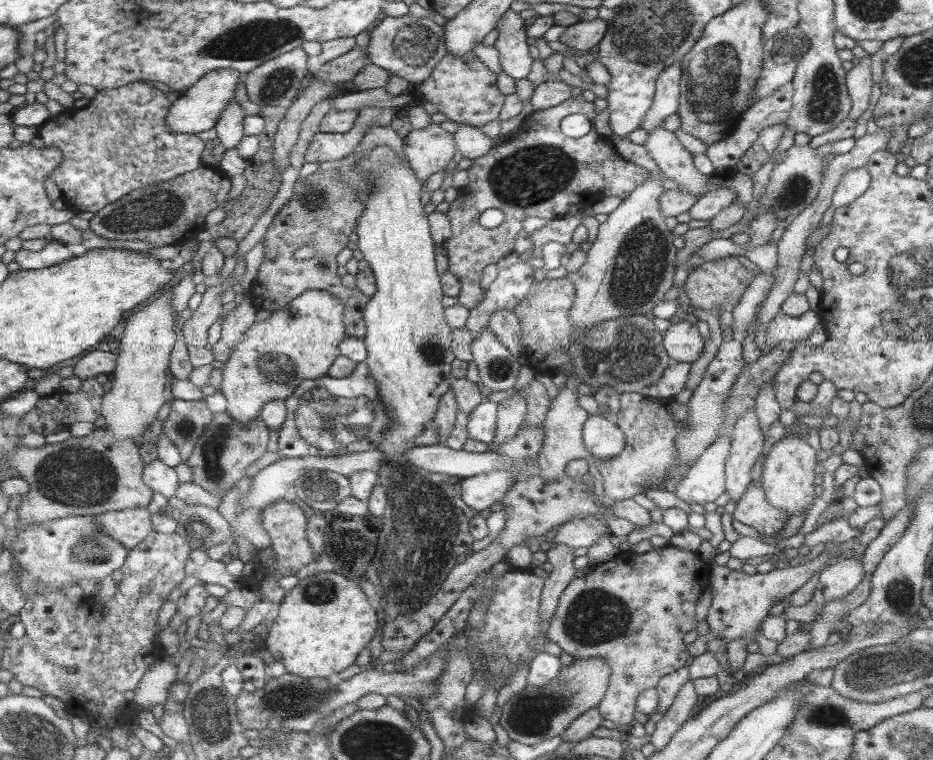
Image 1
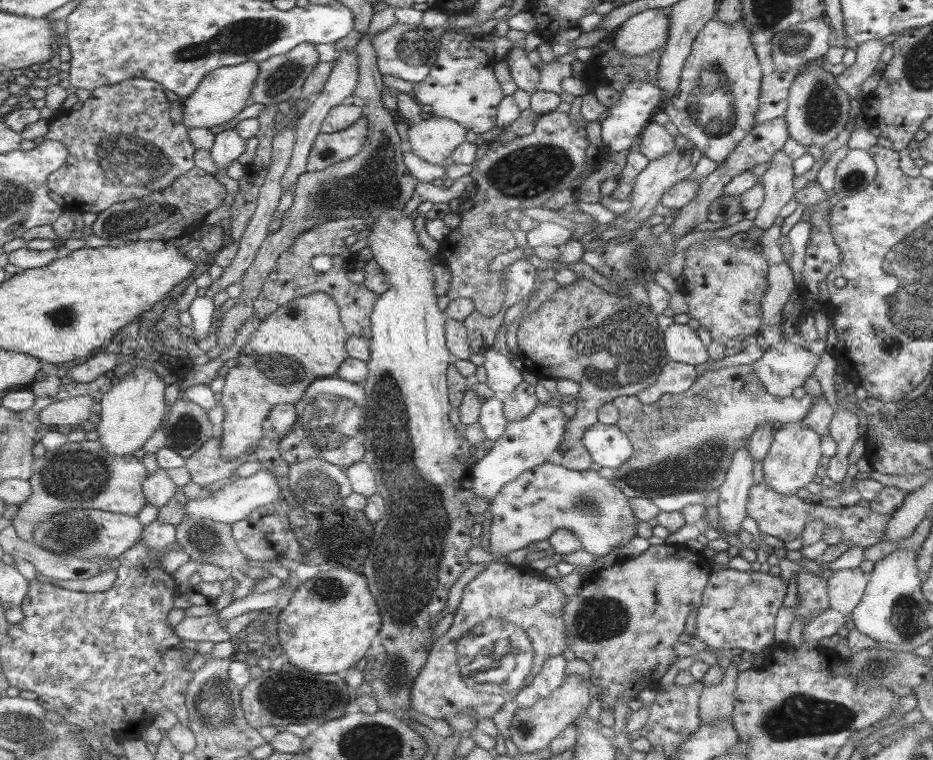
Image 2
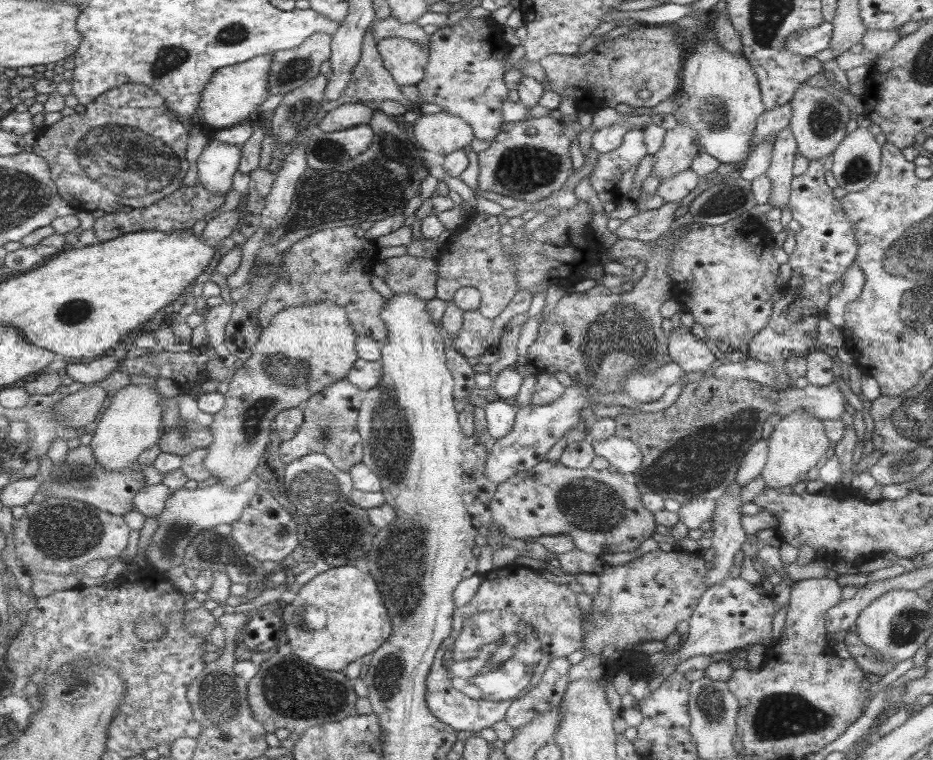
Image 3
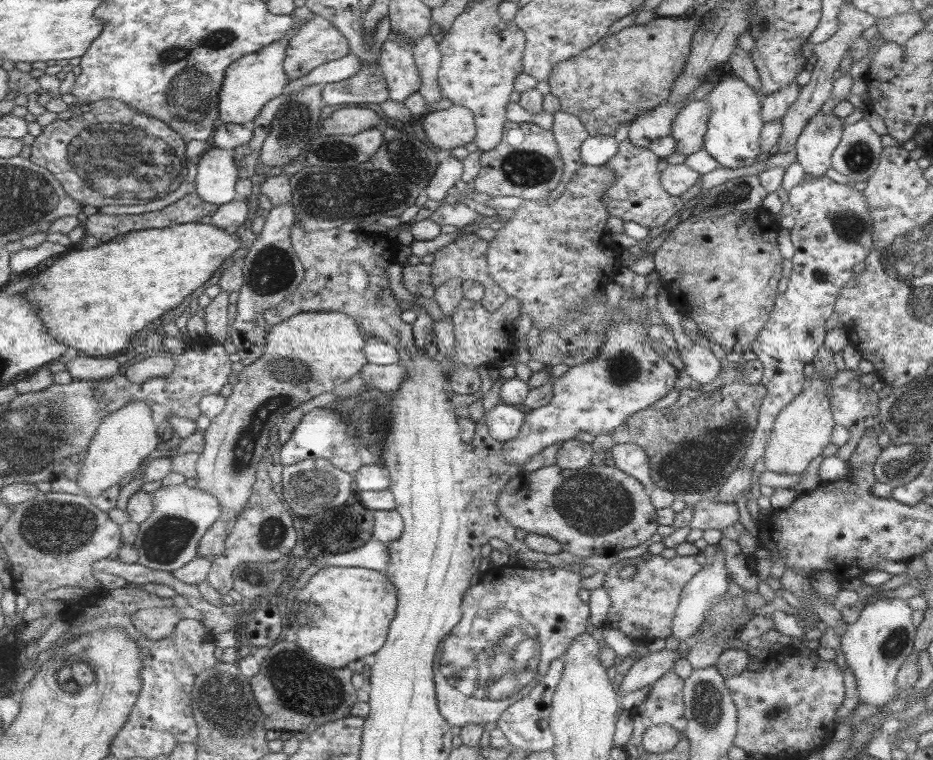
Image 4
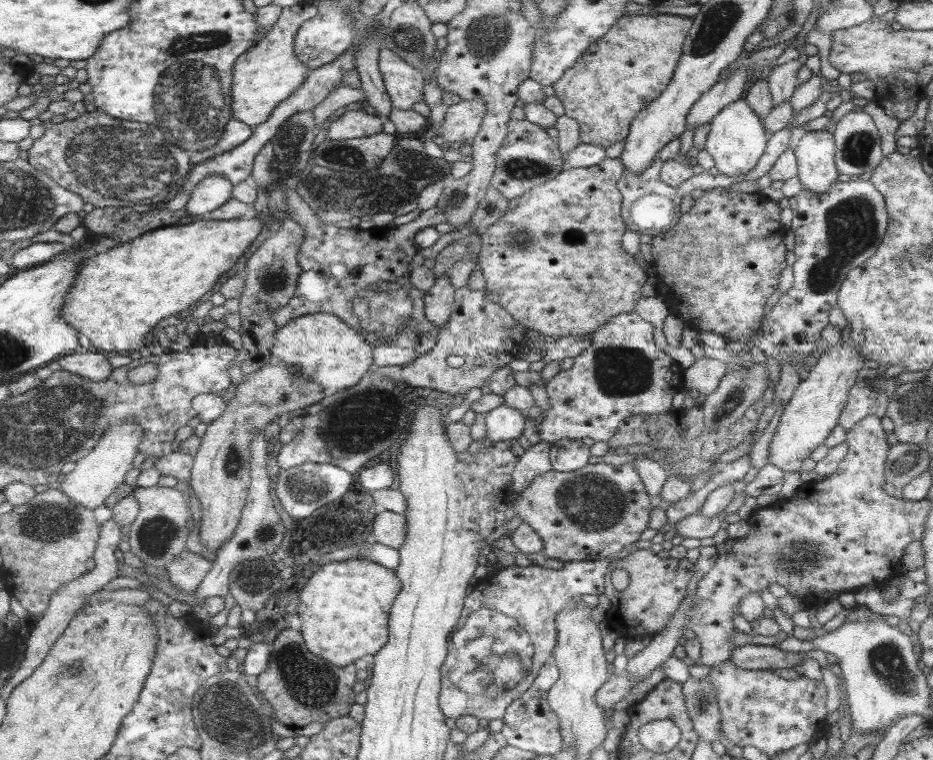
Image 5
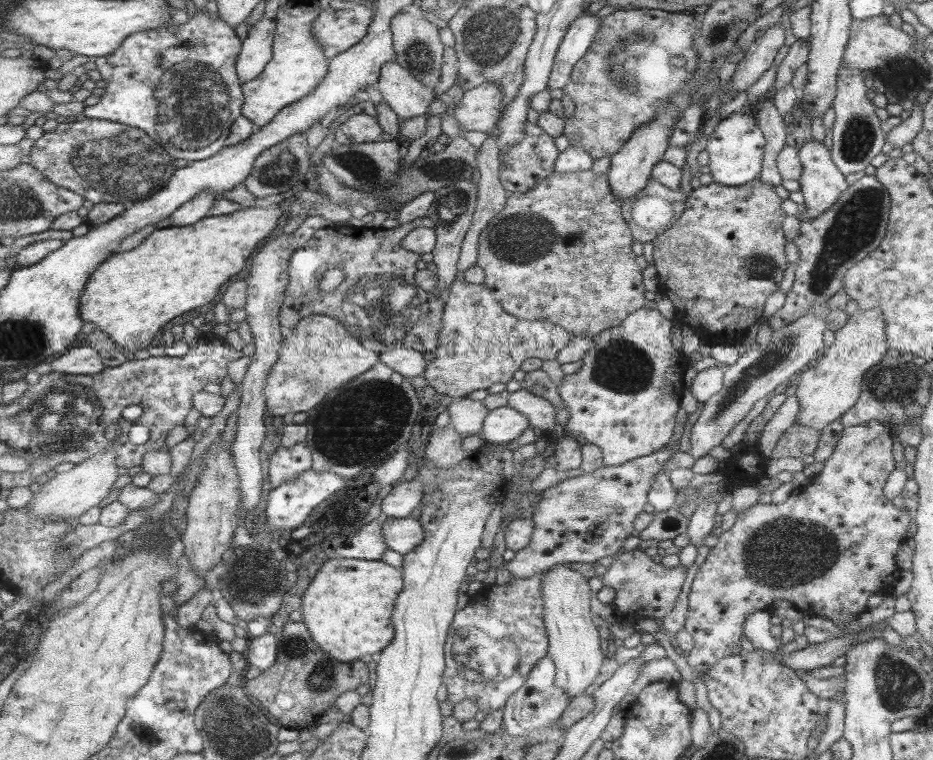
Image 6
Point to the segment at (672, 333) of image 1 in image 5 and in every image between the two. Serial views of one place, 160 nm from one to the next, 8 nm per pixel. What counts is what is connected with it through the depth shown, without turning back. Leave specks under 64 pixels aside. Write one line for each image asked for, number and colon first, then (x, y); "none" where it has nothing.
2: (683, 345)
3: (690, 352)
4: (701, 364)
5: (705, 375)

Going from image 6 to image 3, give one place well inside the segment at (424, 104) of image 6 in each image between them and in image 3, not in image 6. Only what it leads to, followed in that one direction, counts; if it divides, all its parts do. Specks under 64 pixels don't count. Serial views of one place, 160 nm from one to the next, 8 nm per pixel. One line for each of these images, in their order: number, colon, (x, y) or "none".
3: (407, 61)
4: (399, 65)
5: (405, 84)

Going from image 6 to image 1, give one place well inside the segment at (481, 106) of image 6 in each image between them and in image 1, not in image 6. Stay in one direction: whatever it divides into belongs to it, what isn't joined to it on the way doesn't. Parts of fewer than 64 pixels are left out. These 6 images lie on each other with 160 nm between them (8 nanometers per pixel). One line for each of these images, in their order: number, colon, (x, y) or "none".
1: (429, 150)
2: (435, 139)
3: (442, 133)
4: (454, 127)
5: (464, 120)

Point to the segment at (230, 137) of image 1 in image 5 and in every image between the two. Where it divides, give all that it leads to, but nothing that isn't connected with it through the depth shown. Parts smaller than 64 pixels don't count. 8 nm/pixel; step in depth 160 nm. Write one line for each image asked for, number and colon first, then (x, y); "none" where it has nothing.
2: (230, 145)
3: (220, 161)
4: (218, 174)
5: (213, 192)

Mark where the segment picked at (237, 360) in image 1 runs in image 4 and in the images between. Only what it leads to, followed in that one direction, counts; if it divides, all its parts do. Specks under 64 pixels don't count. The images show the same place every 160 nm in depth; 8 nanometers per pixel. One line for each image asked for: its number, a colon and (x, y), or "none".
2: (305, 340)
3: (305, 349)
4: (309, 354)

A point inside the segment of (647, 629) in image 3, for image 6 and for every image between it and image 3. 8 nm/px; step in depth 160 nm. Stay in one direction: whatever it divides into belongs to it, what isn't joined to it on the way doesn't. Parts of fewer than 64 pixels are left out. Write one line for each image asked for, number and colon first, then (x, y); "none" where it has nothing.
4: (643, 606)
5: (657, 587)
6: (644, 589)

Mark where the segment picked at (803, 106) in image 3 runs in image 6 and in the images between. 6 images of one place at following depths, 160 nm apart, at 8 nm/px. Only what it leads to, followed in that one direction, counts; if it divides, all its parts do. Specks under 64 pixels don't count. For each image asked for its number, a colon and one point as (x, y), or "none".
4: (821, 133)
5: (815, 151)
6: (821, 183)

